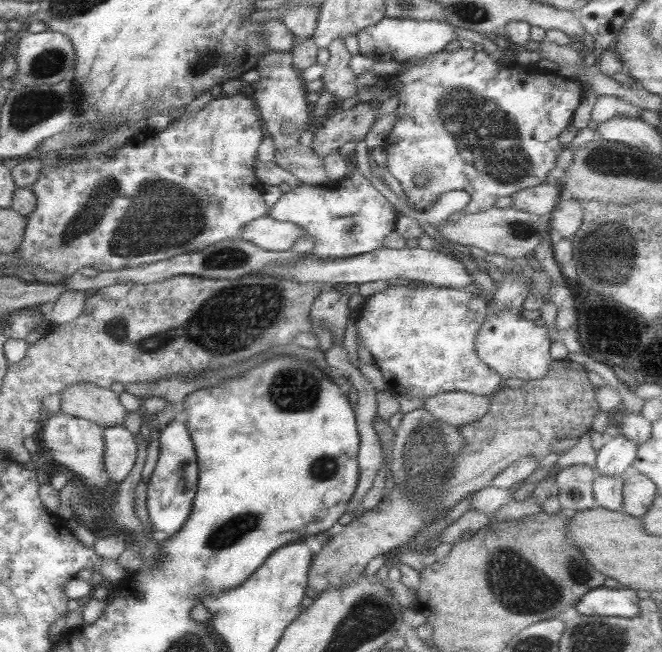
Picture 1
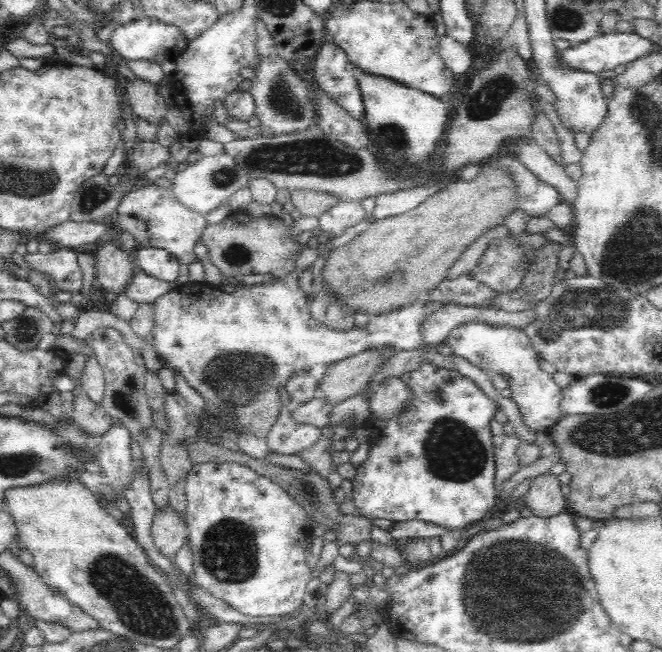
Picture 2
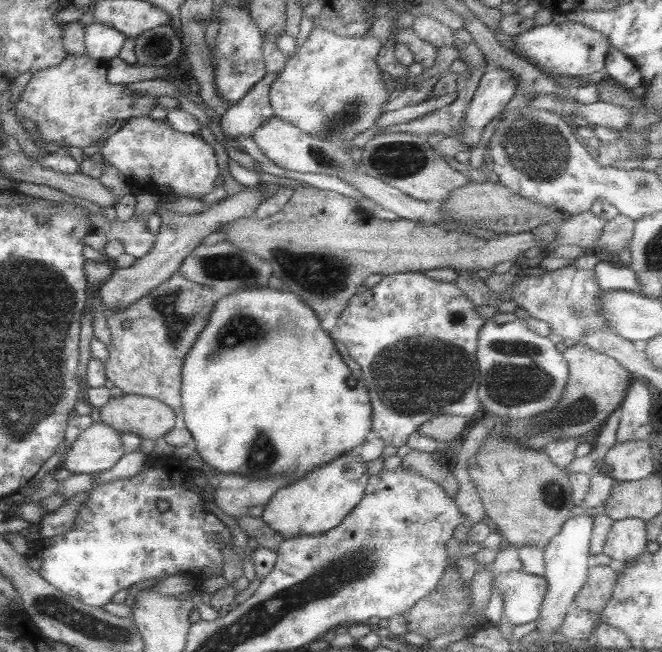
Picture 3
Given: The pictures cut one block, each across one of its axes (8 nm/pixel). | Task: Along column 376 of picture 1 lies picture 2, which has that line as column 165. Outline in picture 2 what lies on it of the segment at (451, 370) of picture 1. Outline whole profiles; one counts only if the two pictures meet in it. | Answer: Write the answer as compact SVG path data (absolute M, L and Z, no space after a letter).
M303 246L301 248L300 255L299 255L298 261L296 262L296 266L295 266L293 272L290 272L290 274L288 274L284 277L276 278L276 280L270 280L270 282L266 282L266 284L256 284L255 286L246 285L245 287L238 287L235 289L231 289L228 287L210 287L207 285L194 287L194 286L191 286L189 283L177 287L175 290L168 292L168 294L164 294L164 296L160 296L160 298L158 298L158 300L156 300L156 302L152 303L152 323L154 323L154 326L152 326L152 332L150 332L150 338L144 339L144 342L146 342L146 346L148 346L148 348L150 348L150 350L154 350L154 352L156 352L156 354L158 355L158 358L160 358L160 360L162 360L163 366L167 366L168 368L173 368L175 370L175 372L180 372L180 374L182 374L182 376L184 376L184 380L186 380L188 385L190 385L190 387L192 387L196 392L198 392L198 394L200 394L202 396L202 398L204 398L204 401L206 402L206 405L208 408L215 408L215 410L221 410L222 412L225 412L225 414L231 414L231 417L235 420L235 425L237 426L237 428L241 428L242 431L246 431L247 433L250 433L253 435L259 435L262 437L266 437L268 432L270 430L272 430L272 426L274 426L274 424L276 424L276 421L278 421L278 418L280 416L280 408L282 408L282 404L280 404L280 402L282 402L282 398L280 398L279 388L282 388L282 386L286 386L287 381L290 380L290 378L292 378L292 376L294 376L294 374L296 374L296 372L302 372L302 370L305 370L310 376L312 376L314 378L314 380L316 382L319 383L320 380L322 380L321 378L324 376L326 369L331 364L334 364L335 362L338 362L340 360L344 360L345 358L354 356L355 354L358 354L359 352L365 351L368 348L379 347L380 345L390 345L390 346L392 346L392 348L400 350L400 351L402 351L402 350L410 350L411 351L414 349L418 349L423 344L422 326L424 326L424 320L426 320L426 318L428 318L428 316L432 316L432 312L434 312L434 310L436 310L436 308L440 308L440 305L443 305L444 303L451 303L451 302L431 302L430 298L420 298L418 301L412 302L412 304L410 304L410 306L404 306L404 308L402 308L401 310L398 310L397 312L392 312L389 314L384 314L381 316L376 316L374 318L370 318L369 324L364 329L360 329L360 328L355 326L355 328L353 330L350 330L347 332L342 332L342 331L338 331L338 330L331 330L330 328L326 327L324 324L321 324L320 322L318 322L318 320L315 320L314 318L312 318L309 305L306 303L307 302L307 294L304 292L304 290L302 290L302 288L300 288L300 276L302 276L302 273L304 270L308 269L312 265L312 263L316 261L318 256L319 256L319 248L317 246Z

